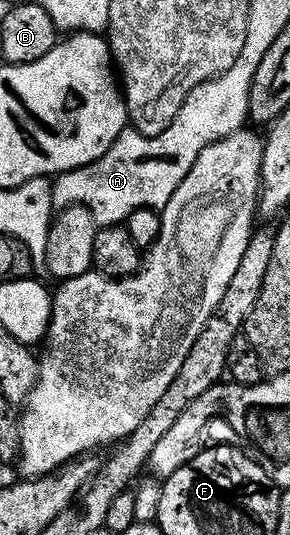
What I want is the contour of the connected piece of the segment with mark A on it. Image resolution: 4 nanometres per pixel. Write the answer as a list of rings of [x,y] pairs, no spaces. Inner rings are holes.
[[[243,58],[233,60],[233,64],[229,64],[229,68],[225,68],[225,72],[221,72],[215,78],[197,83],[193,92],[189,92],[189,96],[185,96],[181,108],[177,108],[177,116],[173,116],[173,120],[165,128],[165,132],[161,132],[157,136],[145,136],[136,130],[124,128],[117,136],[117,140],[113,140],[113,144],[109,144],[109,148],[100,158],[84,166],[66,170],[64,174],[54,175],[51,182],[52,207],[56,211],[61,211],[68,210],[71,206],[83,206],[93,216],[96,227],[122,223],[129,216],[129,212],[133,212],[137,208],[146,206],[162,208],[169,200],[169,196],[173,196],[173,192],[177,192],[177,184],[181,184],[181,180],[185,180],[185,172],[189,172],[189,168],[193,168],[193,160],[197,160],[197,156],[201,156],[201,148],[244,129],[245,123],[248,121],[250,84],[253,83],[253,76],[258,66],[255,60],[247,61]]]

